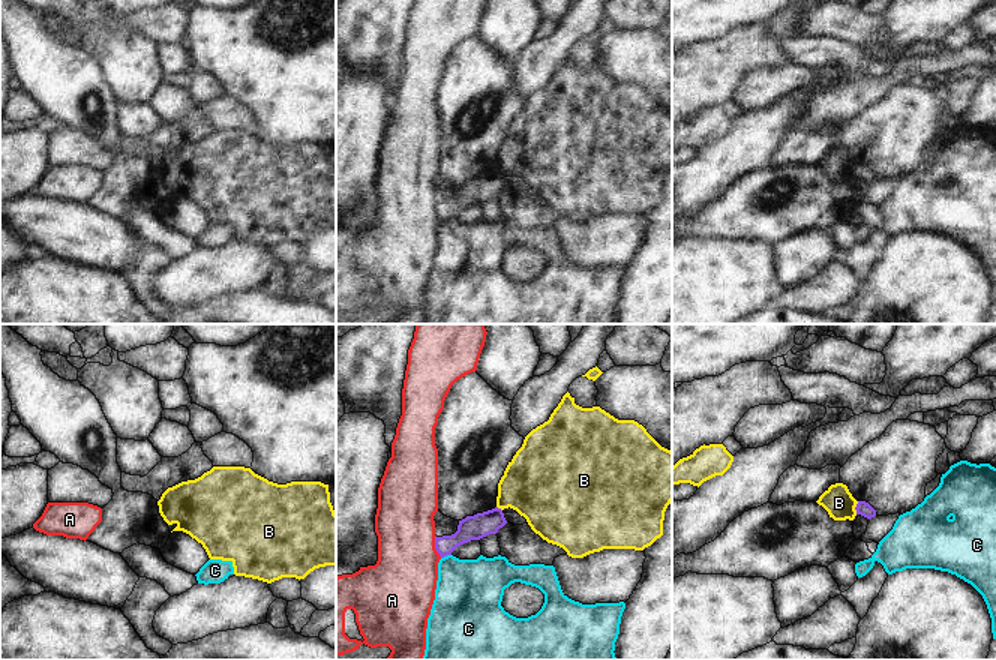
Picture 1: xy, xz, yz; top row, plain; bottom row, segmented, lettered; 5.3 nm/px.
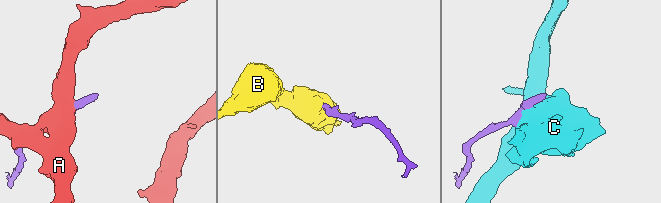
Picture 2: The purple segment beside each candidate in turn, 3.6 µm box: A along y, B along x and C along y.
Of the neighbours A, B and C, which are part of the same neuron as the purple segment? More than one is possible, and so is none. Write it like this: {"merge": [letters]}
{"merge": []}

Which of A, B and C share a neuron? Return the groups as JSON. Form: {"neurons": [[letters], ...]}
{"neurons": [["A"], ["B"], ["C"]]}

